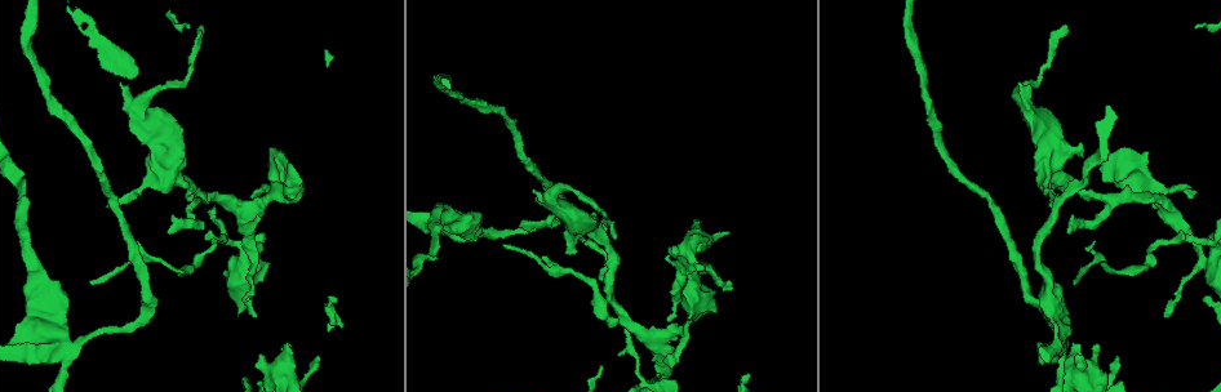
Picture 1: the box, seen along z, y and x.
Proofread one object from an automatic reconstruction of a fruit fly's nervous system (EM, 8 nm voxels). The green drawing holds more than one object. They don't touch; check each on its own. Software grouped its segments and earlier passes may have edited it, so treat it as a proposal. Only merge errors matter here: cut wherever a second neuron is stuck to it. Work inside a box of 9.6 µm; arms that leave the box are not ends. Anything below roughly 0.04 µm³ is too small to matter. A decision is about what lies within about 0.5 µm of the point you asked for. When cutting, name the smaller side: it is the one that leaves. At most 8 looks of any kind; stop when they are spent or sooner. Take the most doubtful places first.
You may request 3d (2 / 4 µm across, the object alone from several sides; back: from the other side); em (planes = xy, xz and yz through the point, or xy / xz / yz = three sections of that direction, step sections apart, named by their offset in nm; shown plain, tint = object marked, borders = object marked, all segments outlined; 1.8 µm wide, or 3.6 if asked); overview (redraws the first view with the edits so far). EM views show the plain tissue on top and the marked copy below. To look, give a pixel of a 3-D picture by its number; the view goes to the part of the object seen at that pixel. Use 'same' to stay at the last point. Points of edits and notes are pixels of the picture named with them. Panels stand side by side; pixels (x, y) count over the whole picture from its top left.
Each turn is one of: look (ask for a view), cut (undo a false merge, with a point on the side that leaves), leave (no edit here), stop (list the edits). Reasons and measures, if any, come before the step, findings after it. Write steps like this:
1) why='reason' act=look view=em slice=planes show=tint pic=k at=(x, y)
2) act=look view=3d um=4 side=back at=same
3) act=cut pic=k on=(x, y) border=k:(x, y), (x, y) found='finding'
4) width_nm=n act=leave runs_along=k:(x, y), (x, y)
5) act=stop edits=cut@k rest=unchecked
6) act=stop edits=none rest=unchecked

why='closes a loop' act=look view=em slice=planes show=tint pic=1 at=(1054, 331)

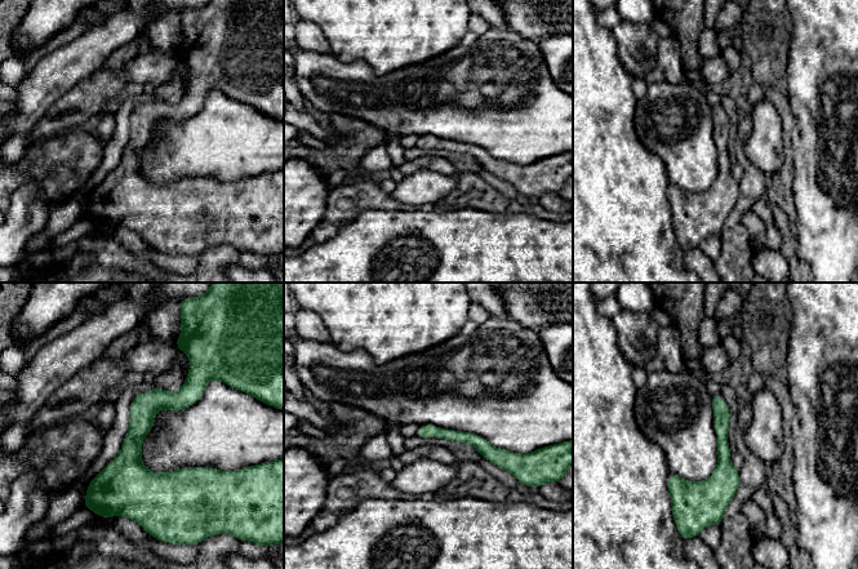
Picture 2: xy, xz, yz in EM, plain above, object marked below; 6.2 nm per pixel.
width_nm=90 act=leave runs_along=2:(192, 372), (176, 400), (142, 418), (133, 505) found='all the same neuron'

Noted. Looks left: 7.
why='sudden change in width' act=look view=3d um=2 pic=1 at=(1151, 191)

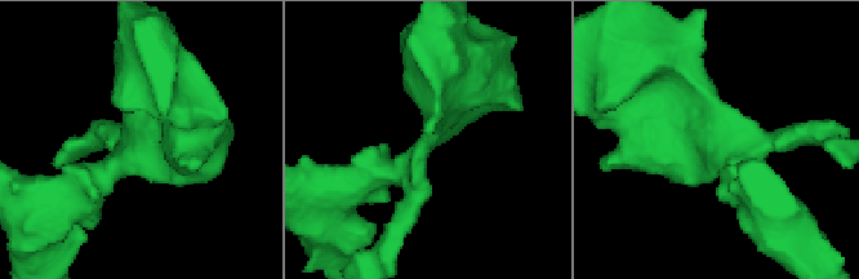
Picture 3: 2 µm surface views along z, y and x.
why='shape alone is not enough' act=look view=em slice=xy step=4 show=tint pic=3 at=(146, 147)

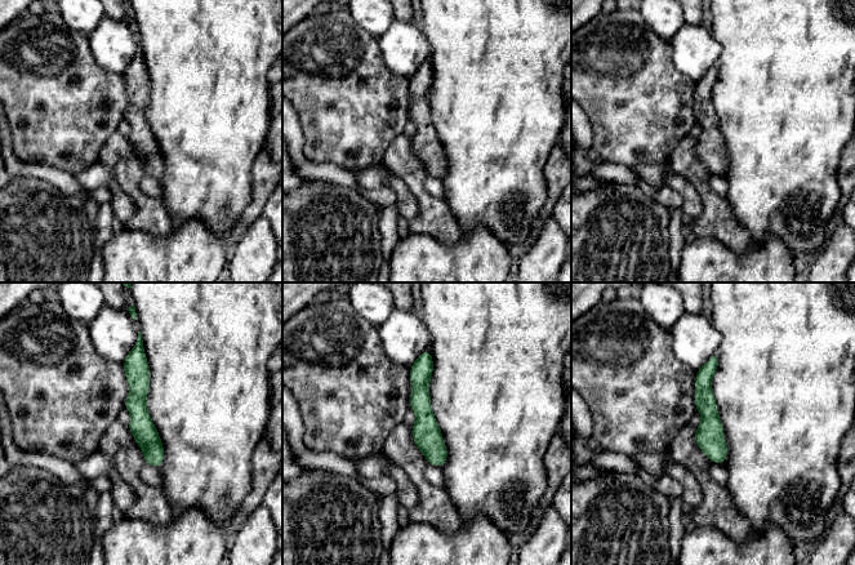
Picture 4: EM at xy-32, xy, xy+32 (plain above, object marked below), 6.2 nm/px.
act=look view=em slice=xz step=8 show=tint at=same

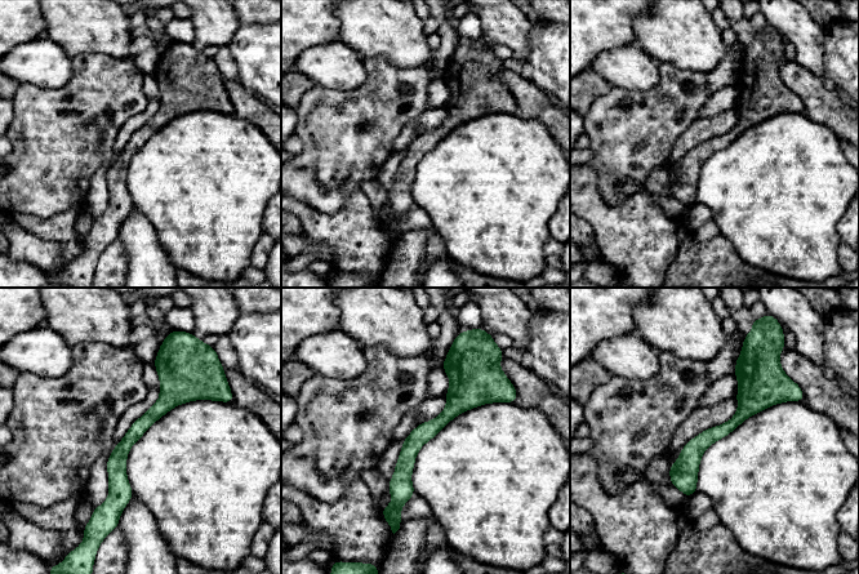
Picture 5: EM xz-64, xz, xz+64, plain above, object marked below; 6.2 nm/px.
act=leave runs_along=5:(453, 360), (457, 403), (410, 448), (399, 504) found='one neuron here'

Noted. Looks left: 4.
why='four arms meet' act=look view=3d um=4 pic=1 at=(659, 380)

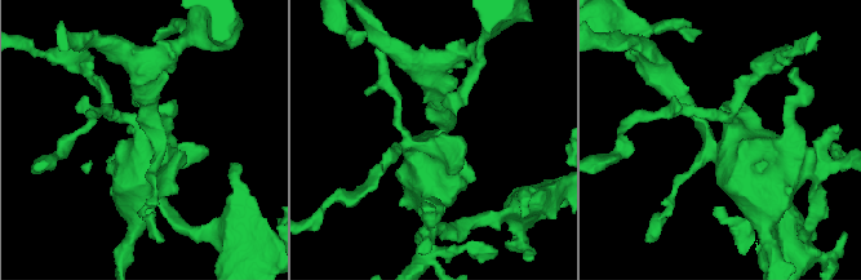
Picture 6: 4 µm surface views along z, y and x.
act=look view=em um=3.6 slice=planes show=tint pic=6 at=(723, 149)

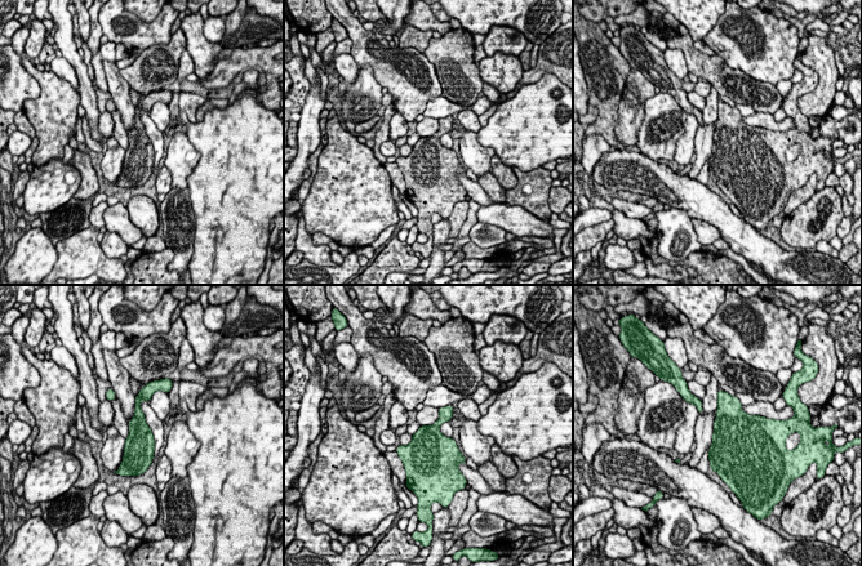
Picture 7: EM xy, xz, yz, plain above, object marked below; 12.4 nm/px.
width_nm=340 act=leave found='all the same neuron'

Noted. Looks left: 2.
act=stop edits=none rest=unchecked

